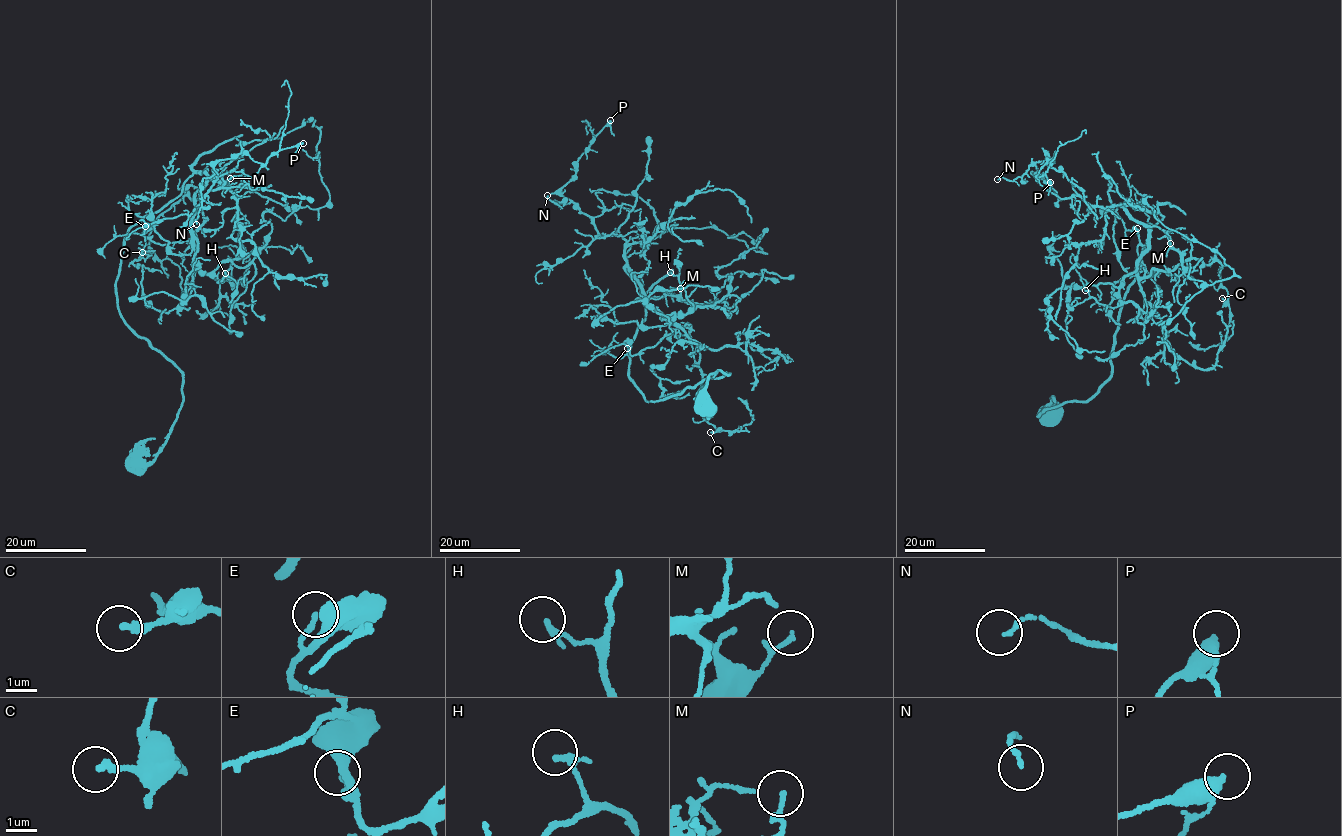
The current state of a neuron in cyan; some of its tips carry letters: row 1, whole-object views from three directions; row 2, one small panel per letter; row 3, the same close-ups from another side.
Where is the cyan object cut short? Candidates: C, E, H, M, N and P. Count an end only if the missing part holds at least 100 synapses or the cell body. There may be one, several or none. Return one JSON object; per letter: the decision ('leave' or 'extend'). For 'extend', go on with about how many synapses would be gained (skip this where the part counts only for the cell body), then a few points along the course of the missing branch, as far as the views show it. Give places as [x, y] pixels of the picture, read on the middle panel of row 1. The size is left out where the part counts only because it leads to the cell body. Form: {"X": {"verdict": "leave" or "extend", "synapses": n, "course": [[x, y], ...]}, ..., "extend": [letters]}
{"C": {"verdict": "leave"}, "E": {"verdict": "leave"}, "H": {"verdict": "leave"}, "M": {"verdict": "leave"}, "N": {"verdict": "leave"}, "P": {"verdict": "leave"}, "extend": []}

